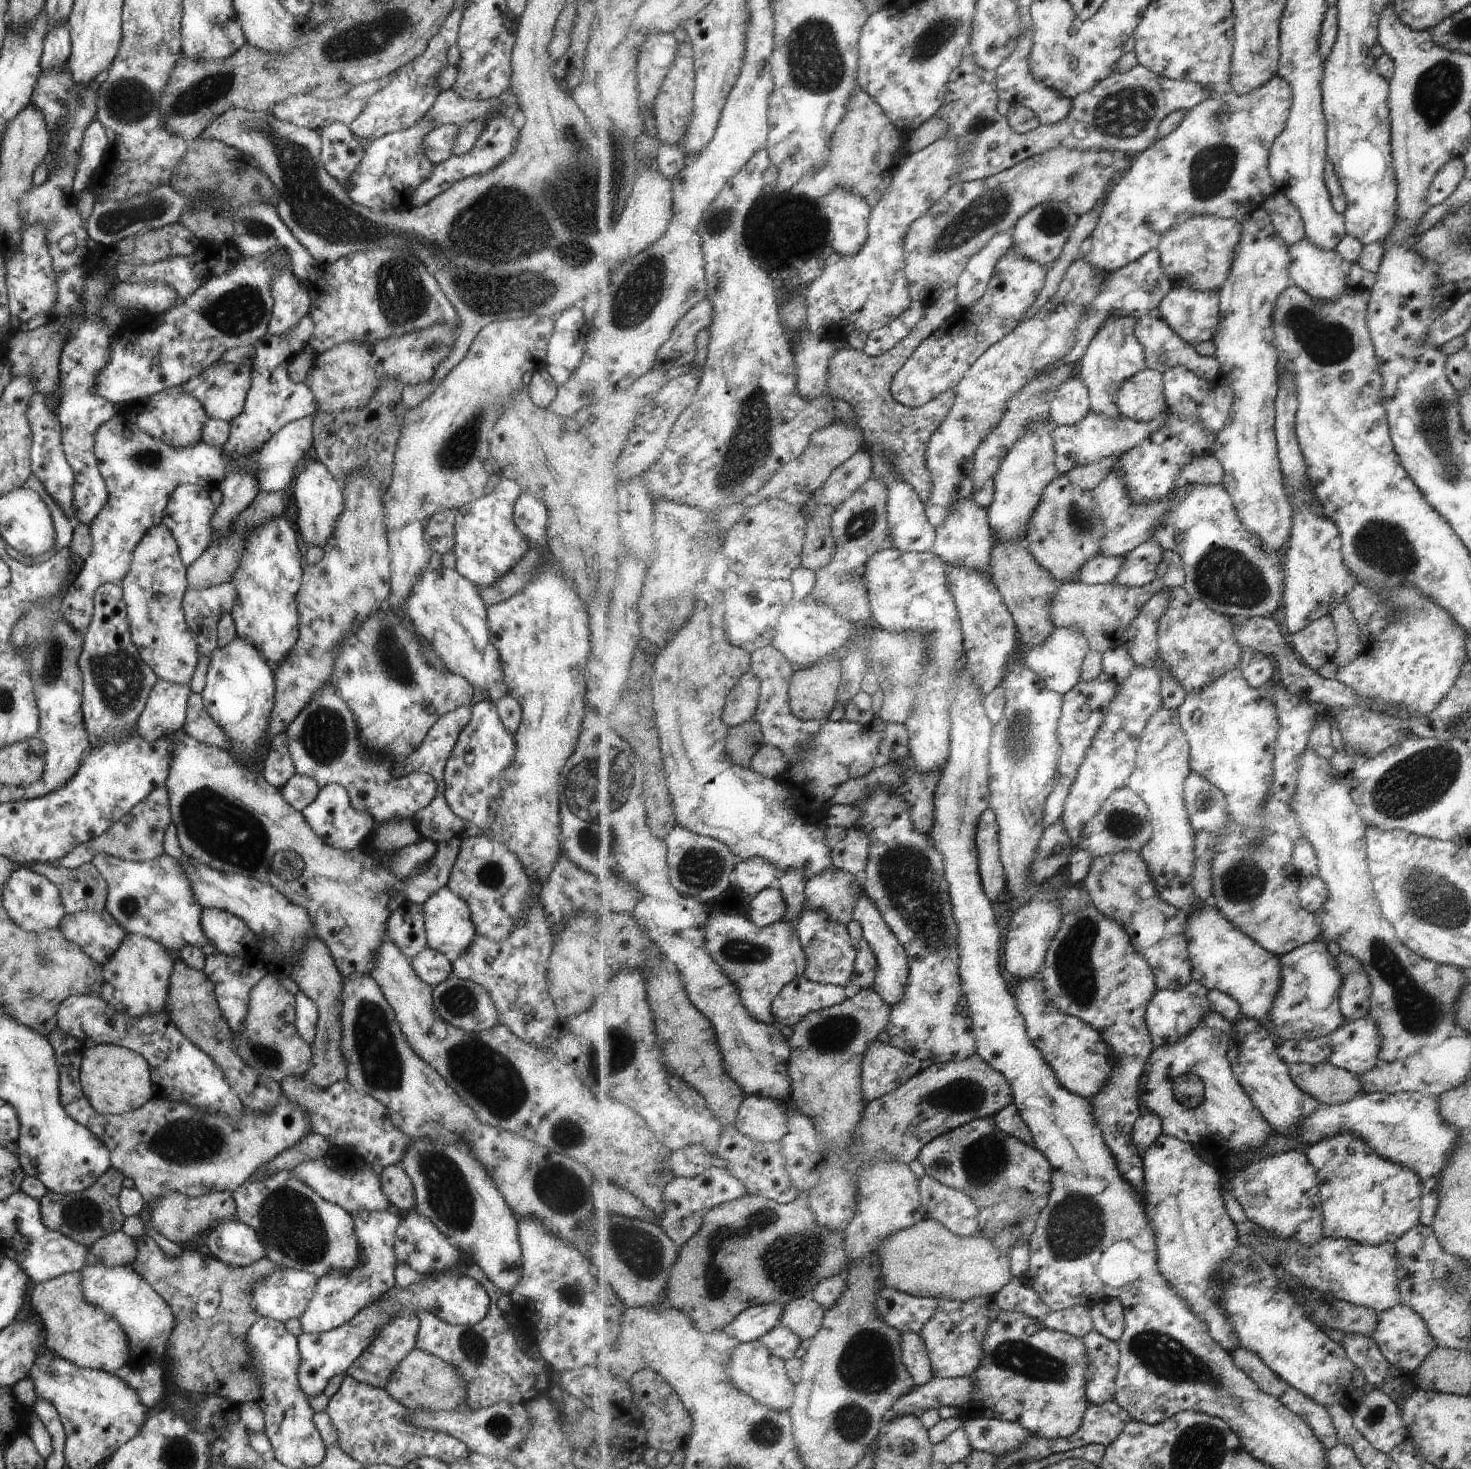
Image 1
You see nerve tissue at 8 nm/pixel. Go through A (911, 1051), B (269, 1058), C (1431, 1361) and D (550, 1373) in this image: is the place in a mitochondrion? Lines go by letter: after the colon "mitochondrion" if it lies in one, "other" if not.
A: other
B: mitochondrion
C: other
D: other

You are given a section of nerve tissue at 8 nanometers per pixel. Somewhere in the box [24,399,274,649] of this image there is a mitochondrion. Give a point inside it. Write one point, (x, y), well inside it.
(147, 457)

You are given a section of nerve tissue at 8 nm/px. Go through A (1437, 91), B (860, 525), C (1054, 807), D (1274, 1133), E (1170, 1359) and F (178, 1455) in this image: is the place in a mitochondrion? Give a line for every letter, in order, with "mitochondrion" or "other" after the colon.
A: mitochondrion
B: mitochondrion
C: other
D: other
E: mitochondrion
F: mitochondrion

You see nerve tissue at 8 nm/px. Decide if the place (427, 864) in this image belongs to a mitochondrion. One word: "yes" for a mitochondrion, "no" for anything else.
no

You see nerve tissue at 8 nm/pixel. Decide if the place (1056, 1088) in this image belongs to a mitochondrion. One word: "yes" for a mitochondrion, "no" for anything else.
no

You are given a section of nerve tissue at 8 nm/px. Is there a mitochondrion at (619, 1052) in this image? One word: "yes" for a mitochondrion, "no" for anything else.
yes

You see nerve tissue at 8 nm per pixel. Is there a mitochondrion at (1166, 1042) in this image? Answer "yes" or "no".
no

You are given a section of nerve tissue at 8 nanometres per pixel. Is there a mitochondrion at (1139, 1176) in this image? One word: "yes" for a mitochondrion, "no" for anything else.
no

